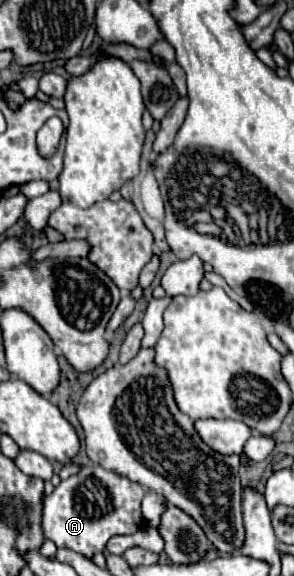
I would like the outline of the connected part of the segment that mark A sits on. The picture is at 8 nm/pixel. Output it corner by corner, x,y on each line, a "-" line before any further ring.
89,464
89,466
83,466
75,476
61,480
61,484
49,496
43,496
41,528
45,530
45,538
53,540
59,548
71,548
91,558
93,554
105,550
105,544
109,538
119,534
135,534
141,528
143,524
141,500
145,494
147,490
143,486
137,486
135,482
129,482
129,478
121,478
121,474
113,474
111,470
105,470
97,464

